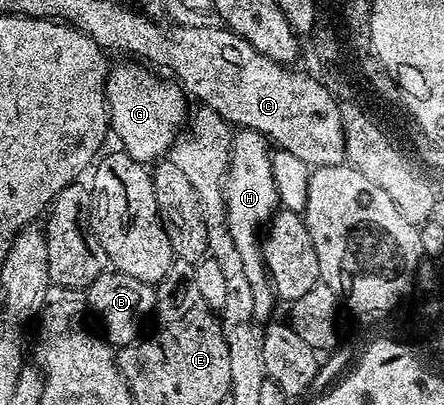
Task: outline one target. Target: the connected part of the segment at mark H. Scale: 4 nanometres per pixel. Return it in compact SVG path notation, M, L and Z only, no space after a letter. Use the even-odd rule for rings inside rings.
M237 129L234 132L224 190L227 227L230 229L231 238L235 241L236 250L243 259L244 274L251 283L254 315L257 319L263 319L273 309L275 292L273 282L267 276L262 257L262 238L259 234L269 225L279 209L277 187L273 178L271 145L265 134L257 133L254 129ZM257 232L259 232L258 237Z

